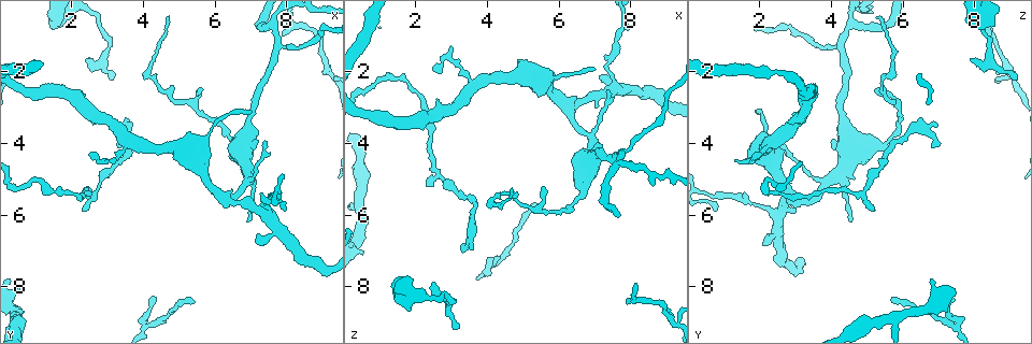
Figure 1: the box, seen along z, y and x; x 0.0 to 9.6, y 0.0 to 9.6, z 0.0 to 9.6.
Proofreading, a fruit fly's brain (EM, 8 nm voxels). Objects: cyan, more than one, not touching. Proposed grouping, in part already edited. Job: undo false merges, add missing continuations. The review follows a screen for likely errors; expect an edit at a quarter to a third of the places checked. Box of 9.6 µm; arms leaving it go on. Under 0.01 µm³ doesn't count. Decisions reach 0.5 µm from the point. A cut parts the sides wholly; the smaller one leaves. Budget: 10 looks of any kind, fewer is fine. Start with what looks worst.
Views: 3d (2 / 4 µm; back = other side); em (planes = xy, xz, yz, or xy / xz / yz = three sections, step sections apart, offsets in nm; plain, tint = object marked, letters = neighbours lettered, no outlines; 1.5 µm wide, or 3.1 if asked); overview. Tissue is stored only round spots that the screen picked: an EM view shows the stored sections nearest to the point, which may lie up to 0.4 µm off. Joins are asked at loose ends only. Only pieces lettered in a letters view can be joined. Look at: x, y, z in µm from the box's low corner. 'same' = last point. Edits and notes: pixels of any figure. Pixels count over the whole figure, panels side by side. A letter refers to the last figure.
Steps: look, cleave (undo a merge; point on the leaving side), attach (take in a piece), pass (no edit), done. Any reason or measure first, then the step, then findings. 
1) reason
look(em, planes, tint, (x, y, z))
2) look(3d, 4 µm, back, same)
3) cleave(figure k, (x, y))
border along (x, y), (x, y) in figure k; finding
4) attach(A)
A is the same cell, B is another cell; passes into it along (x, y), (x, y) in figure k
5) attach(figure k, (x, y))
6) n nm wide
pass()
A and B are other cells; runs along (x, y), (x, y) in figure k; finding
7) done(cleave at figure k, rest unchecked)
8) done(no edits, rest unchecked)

look(em, planes, letters, (7.10, 3.10, 1.95))

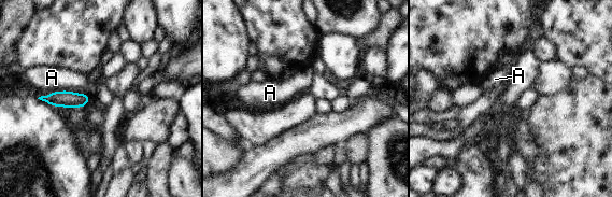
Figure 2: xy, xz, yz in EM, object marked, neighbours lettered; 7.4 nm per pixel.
pass()
A is another cell; no lettered piece goes on from it

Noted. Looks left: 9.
look(em, planes, tint, (4.10, 8.90, 7.45))

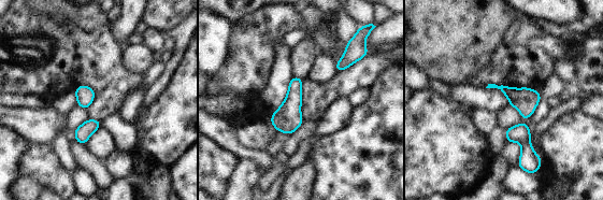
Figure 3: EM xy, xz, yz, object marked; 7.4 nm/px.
what lies round it
look(em, planes, letters, same)

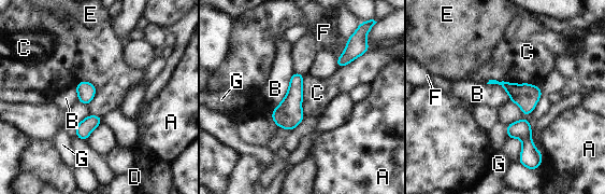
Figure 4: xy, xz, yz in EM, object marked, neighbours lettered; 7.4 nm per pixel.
pass()
A, B, C, D, E, F and G are other cells; border along (486, 83), (498, 80), (541, 86) in figure 4; continuous, no second neuron

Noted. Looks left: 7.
look(em, planes, letters, (6.95, 5.10, 3.90))

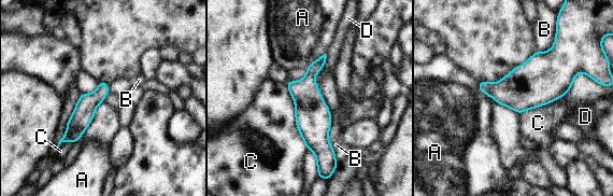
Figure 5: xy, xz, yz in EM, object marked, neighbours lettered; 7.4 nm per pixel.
100 nm wide
pass()
A, B, C and D are other cells; runs along (323, 58), (310, 75), (321, 163) in figure 5; continuous, no second neuron

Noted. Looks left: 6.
sharp bend
look(em, xy, step 8, tint, (8.05, 0.55, 8.30))

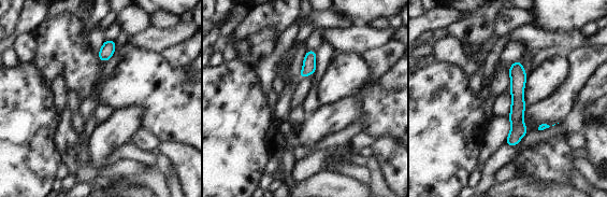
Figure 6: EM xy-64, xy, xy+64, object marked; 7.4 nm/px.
look(em, planes, tint, same)

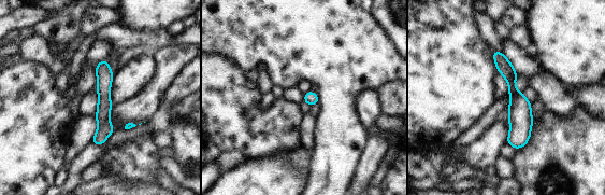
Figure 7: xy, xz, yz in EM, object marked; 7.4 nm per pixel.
look(em, planes, letters, same)

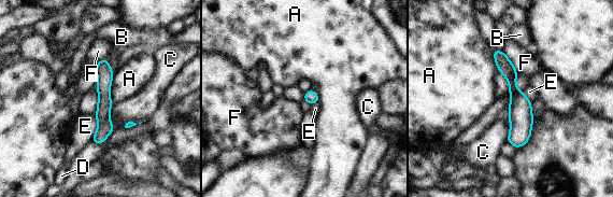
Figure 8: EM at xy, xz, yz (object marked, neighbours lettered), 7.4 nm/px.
pass()
A, B, C, D, E and F are other cells; border along (114, 72), (110, 92), (113, 103) in figure 8; continuous, no second neuron

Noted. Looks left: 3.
done(no edits, rest unchecked)

